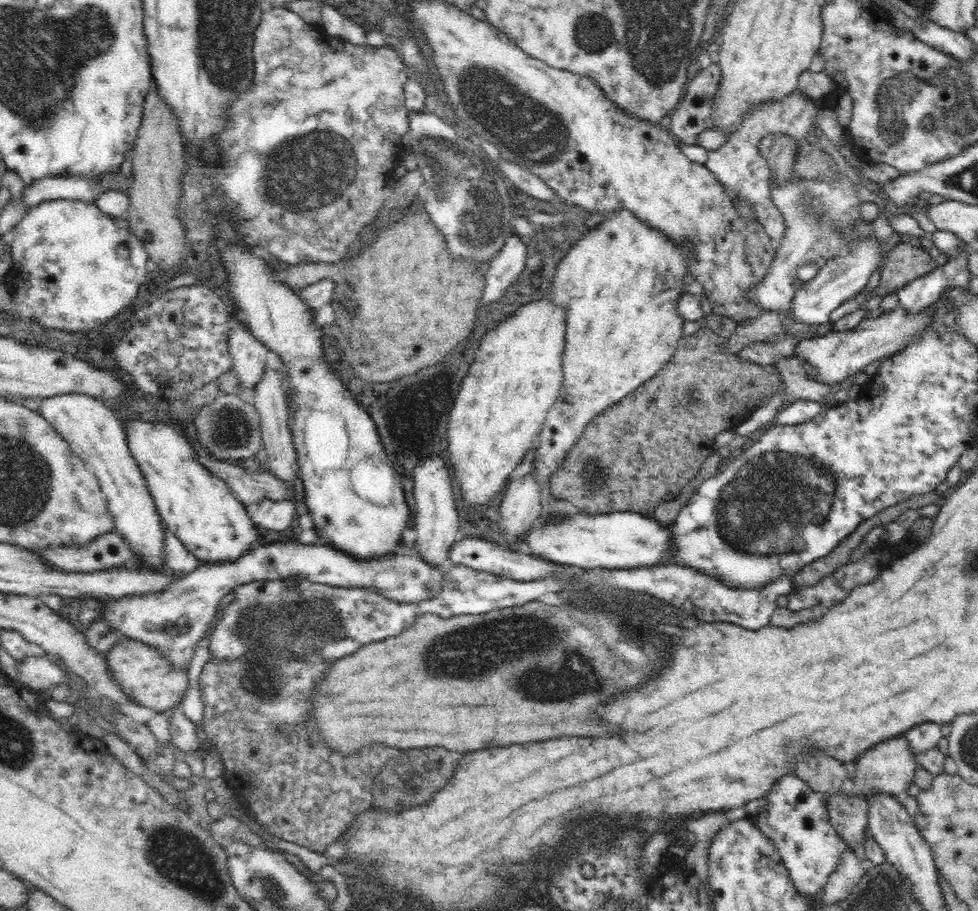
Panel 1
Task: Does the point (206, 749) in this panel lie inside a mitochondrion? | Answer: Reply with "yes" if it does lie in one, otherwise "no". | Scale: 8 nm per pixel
no

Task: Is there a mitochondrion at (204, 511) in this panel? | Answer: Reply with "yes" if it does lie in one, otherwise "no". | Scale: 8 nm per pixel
no

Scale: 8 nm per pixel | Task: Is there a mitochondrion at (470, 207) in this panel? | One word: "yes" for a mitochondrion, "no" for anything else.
yes

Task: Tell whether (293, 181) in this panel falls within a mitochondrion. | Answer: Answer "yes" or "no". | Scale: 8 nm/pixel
yes

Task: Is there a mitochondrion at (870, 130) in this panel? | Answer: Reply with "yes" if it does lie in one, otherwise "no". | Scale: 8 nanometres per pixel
no

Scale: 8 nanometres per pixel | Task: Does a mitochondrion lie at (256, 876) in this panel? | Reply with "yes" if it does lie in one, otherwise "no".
yes

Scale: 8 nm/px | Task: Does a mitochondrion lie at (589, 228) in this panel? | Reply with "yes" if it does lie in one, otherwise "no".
no

